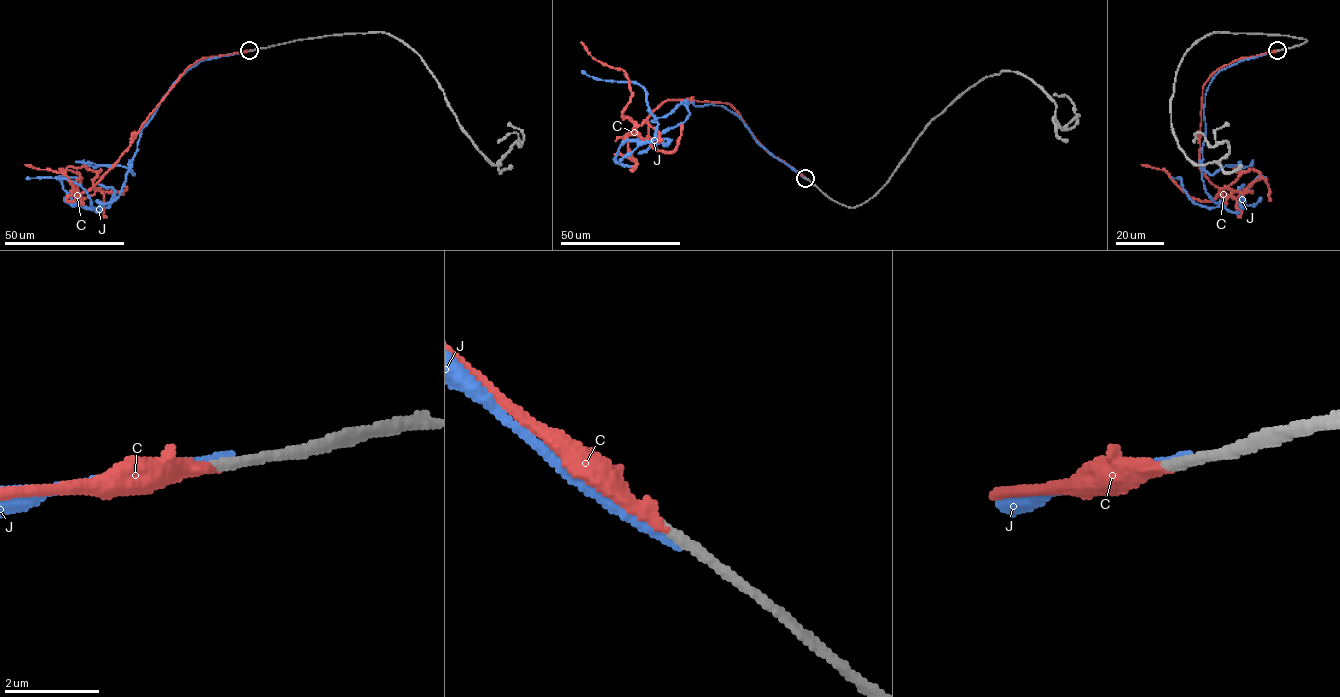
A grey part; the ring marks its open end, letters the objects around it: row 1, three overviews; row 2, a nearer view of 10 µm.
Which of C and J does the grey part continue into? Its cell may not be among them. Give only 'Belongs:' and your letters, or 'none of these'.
Belongs: C

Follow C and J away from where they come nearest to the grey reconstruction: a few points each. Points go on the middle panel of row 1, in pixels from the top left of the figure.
C: (805, 178), (771, 155), (729, 104), (665, 100), (636, 127), (623, 116), (626, 73), (581, 41)
J: (806, 178), (773, 157), (722, 105), (682, 102), (656, 118), (637, 83), (595, 79), (581, 70)

